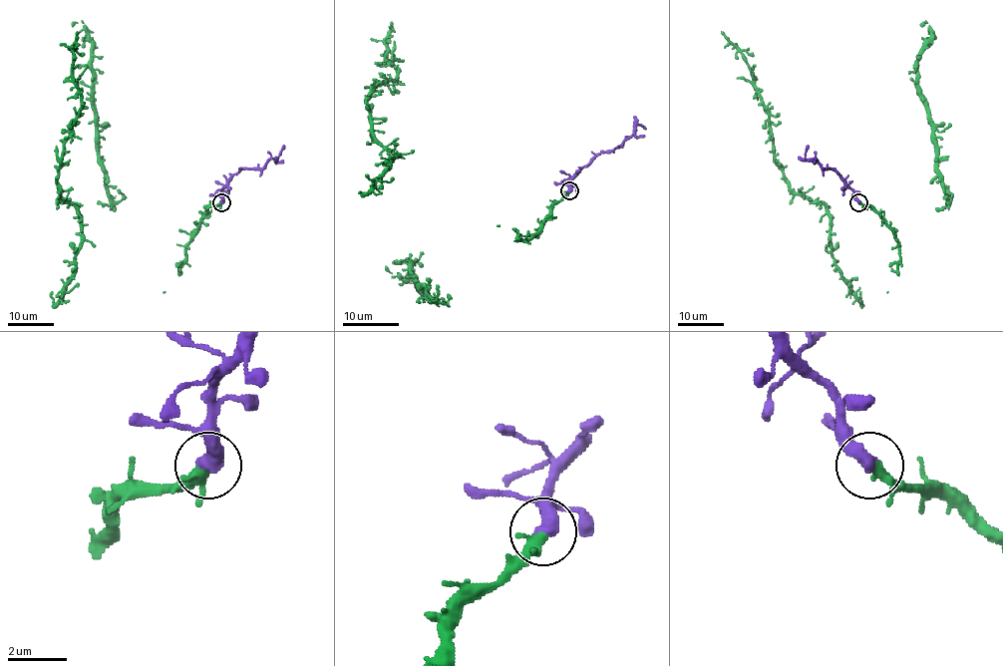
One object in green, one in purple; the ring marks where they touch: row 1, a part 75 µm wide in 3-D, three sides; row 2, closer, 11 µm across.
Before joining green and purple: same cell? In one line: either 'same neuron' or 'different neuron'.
same neuron

